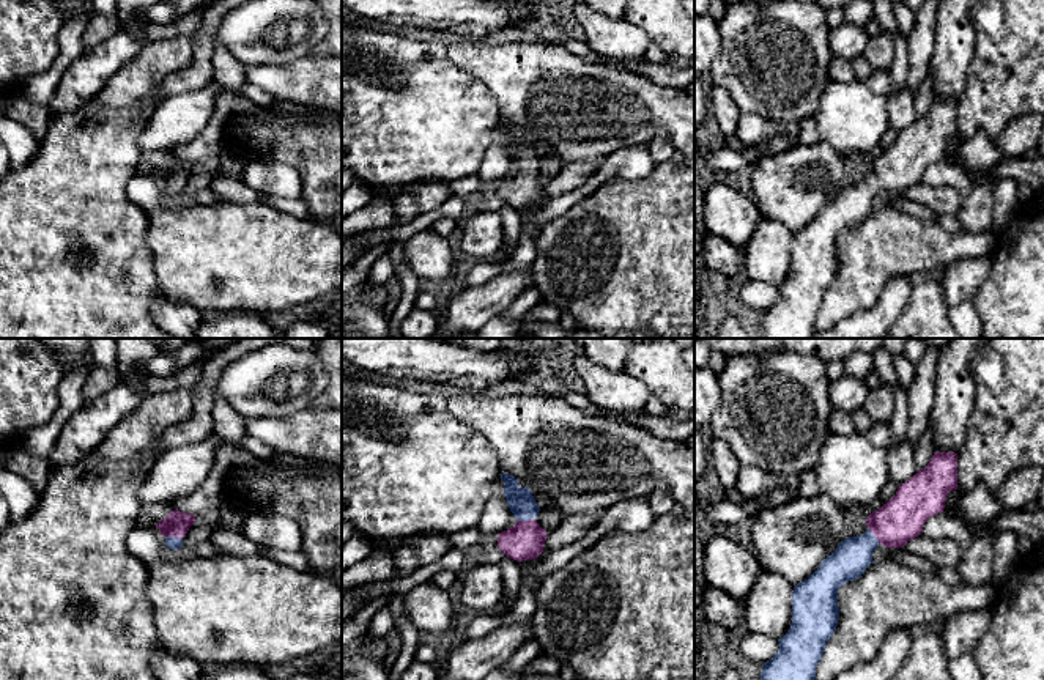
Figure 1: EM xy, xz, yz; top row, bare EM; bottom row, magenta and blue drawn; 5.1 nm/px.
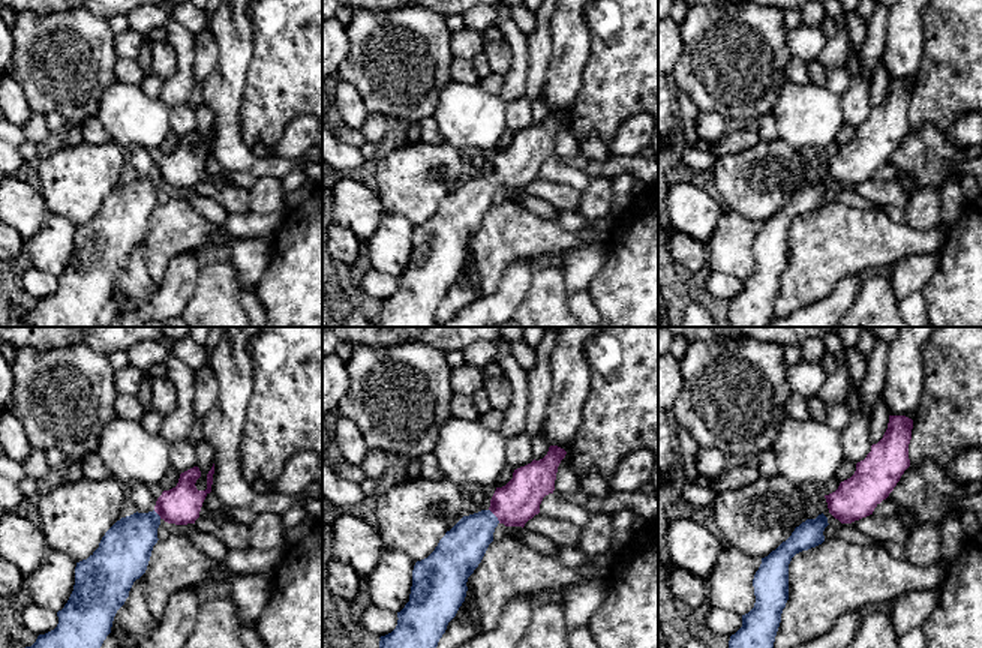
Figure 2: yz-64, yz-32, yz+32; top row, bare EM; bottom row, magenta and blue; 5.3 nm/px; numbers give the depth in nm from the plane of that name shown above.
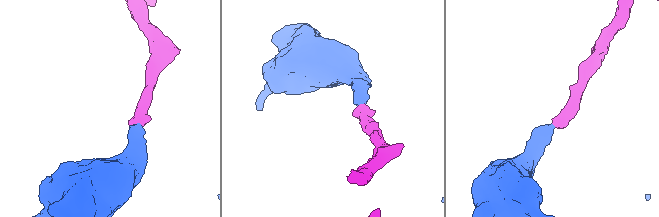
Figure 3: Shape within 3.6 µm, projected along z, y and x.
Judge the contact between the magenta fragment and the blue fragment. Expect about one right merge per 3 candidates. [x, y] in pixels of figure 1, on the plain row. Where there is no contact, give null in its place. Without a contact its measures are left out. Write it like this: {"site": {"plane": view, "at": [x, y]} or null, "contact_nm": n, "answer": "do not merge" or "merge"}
{"site": {"plane": "xy", "at": [174, 183]}, "contact_nm": 90, "answer": "merge"}

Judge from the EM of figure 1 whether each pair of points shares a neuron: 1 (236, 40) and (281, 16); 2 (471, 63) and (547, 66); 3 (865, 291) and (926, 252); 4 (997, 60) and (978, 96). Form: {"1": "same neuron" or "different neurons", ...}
{"1": "same neuron", "2": "same neuron", "3": "same neuron", "4": "same neuron"}

